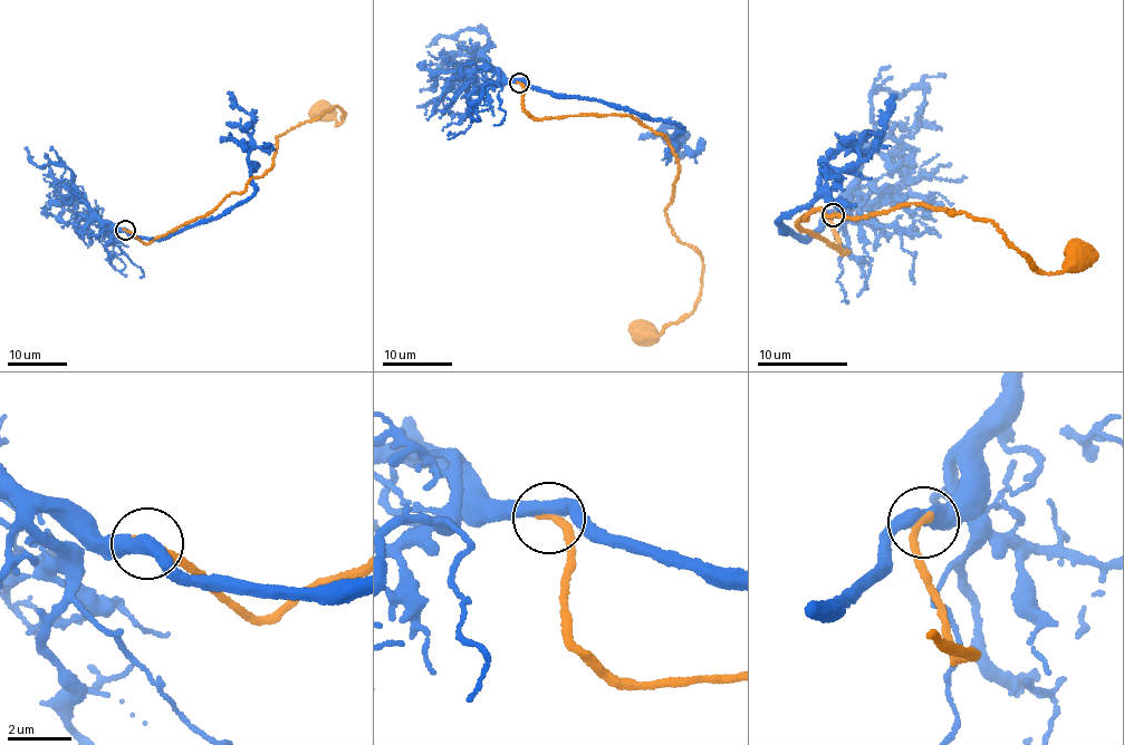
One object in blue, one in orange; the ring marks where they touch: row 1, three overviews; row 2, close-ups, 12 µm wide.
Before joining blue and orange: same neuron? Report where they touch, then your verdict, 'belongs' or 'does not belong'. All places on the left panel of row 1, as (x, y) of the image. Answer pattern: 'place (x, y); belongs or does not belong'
place (125, 230); belongs

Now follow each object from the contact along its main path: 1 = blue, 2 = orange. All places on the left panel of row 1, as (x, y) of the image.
1: (124, 230), (169, 239), (252, 196), (250, 115), (228, 93)
2: (125, 230), (145, 243), (239, 194), (274, 166), (279, 134), (336, 105), (345, 114), (338, 124), (315, 104)

